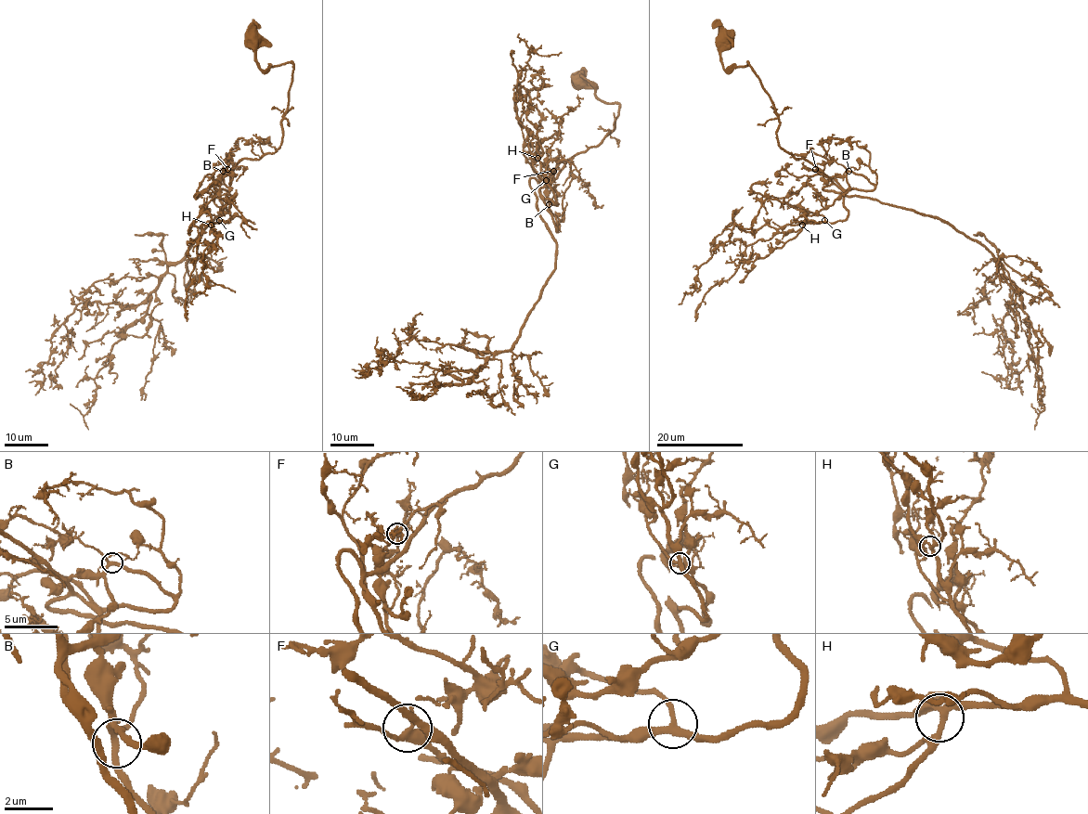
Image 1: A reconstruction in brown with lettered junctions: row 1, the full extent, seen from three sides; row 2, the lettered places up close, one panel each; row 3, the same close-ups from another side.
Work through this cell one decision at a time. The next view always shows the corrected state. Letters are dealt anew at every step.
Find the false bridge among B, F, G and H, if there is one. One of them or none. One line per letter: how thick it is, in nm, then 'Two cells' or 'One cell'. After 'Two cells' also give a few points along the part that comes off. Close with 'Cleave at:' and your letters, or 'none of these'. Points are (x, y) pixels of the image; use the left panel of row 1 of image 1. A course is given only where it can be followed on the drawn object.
B: Thickness 240 nm. One cell
F: Thickness 280 nm. One cell
G: Thickness 260 nm. One cell
H: Thickness 240 nm. One cell
Cleave at: none of these

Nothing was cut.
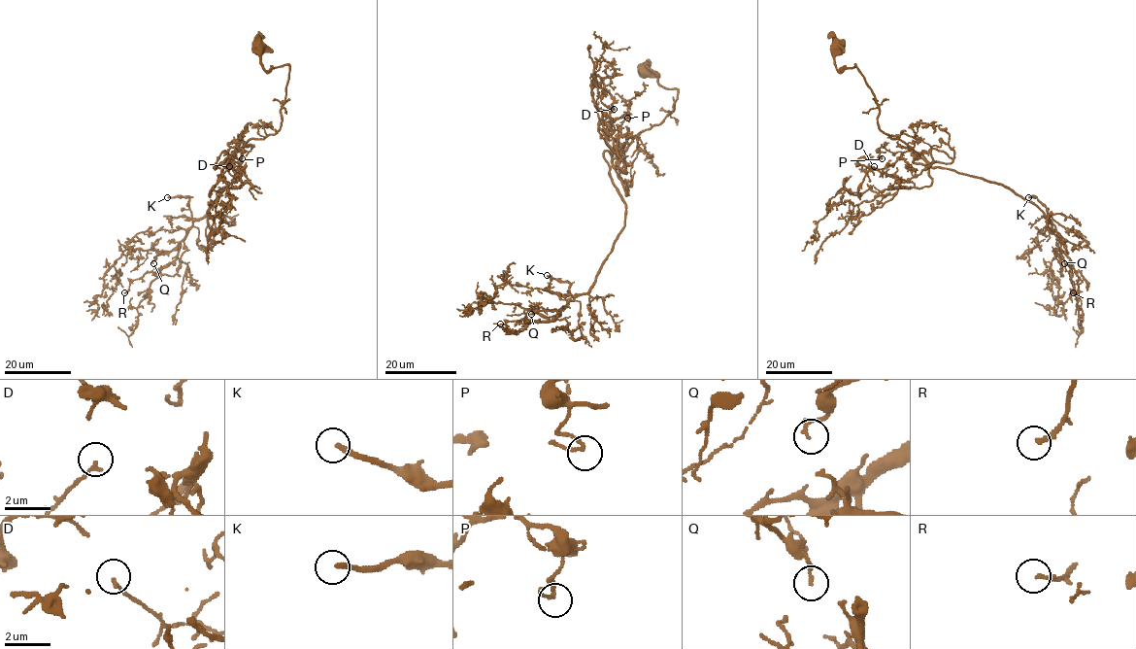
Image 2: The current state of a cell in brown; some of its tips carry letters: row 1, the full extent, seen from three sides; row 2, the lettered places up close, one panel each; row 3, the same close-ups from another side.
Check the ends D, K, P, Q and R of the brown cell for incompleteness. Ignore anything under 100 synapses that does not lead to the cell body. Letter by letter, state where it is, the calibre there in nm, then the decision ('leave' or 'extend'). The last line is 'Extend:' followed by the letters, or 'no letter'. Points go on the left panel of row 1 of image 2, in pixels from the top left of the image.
D: (229, 166) | 160 nm | leave
K: (167, 197) | 200 nm | extend
P: (242, 158) | 110 nm | leave
Q: (153, 263) | 150 nm | leave
R: (124, 292) | 190 nm | extend
Extend: K, R

